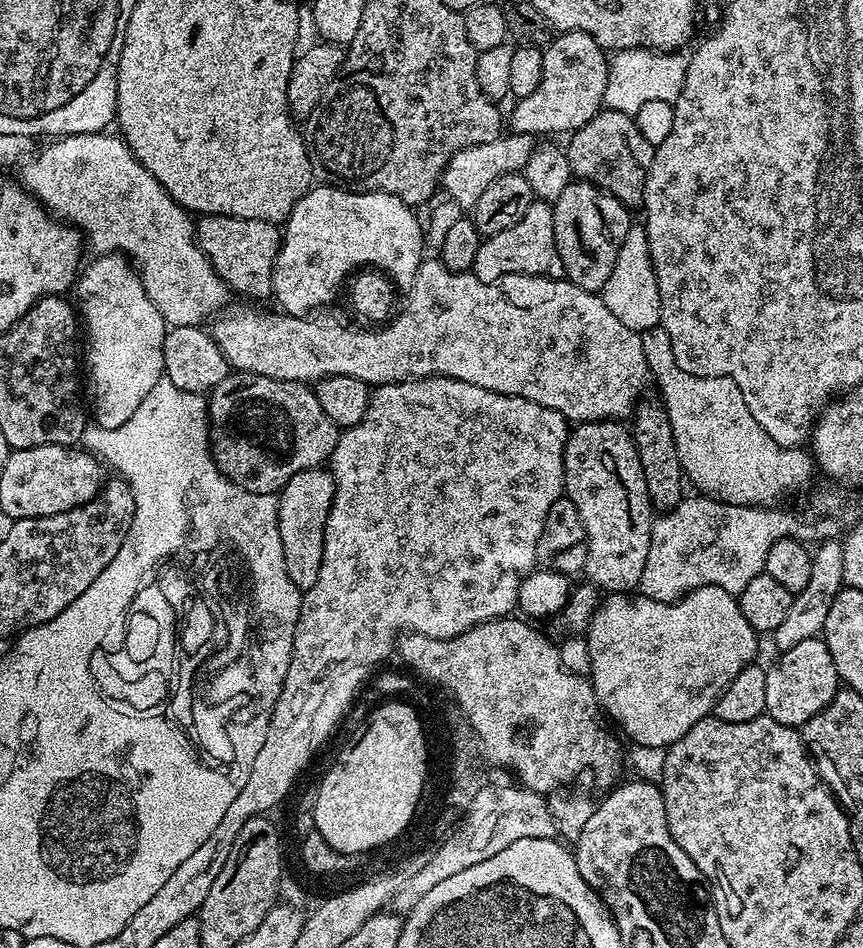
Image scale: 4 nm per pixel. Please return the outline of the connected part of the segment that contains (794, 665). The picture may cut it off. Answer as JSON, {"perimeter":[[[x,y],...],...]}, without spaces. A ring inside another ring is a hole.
{"perimeter":[[[817,638],[798,642],[798,646],[779,653],[778,659],[780,661],[773,668],[767,669],[765,713],[783,724],[802,726],[822,711],[837,694],[834,658],[830,658],[830,650],[823,639]]]}

